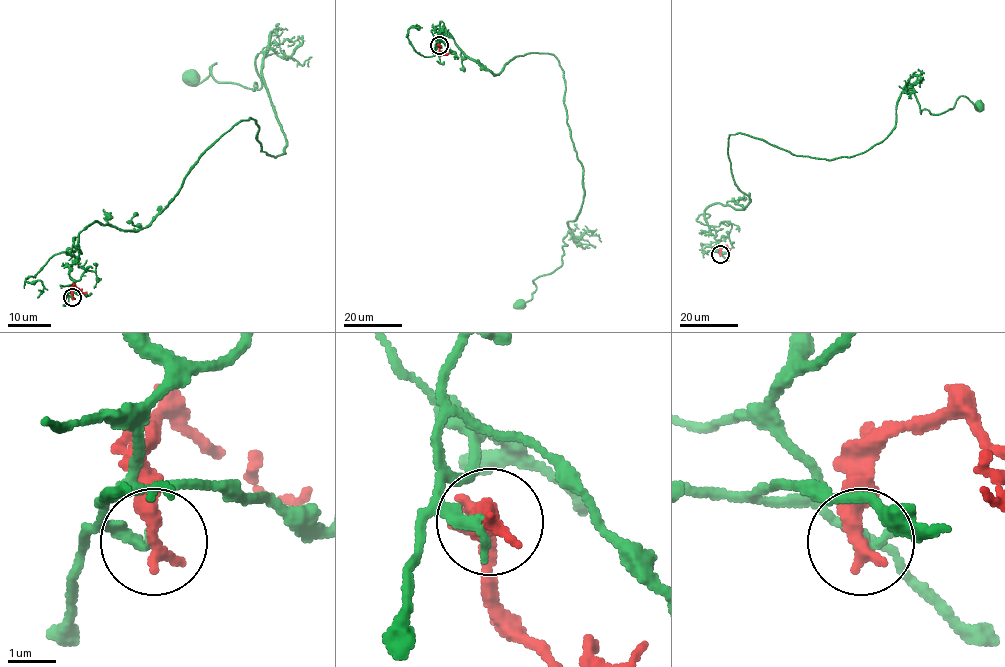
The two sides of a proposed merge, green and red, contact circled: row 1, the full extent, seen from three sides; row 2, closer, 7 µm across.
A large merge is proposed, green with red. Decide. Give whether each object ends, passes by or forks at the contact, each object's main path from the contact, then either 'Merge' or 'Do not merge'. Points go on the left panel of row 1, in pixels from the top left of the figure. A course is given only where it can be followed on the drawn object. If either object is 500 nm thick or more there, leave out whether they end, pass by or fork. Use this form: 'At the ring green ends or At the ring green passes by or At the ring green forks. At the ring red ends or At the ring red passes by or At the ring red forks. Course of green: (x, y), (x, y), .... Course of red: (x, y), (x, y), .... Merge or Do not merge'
At the ring green ends. At the ring red ends. Course of green: (71, 297), (79, 233), (145, 228), (239, 123), (285, 153), (262, 52), (259, 89), (214, 63), (192, 76). Course of red: (72, 297), (74, 285), (87, 291). Do not merge

